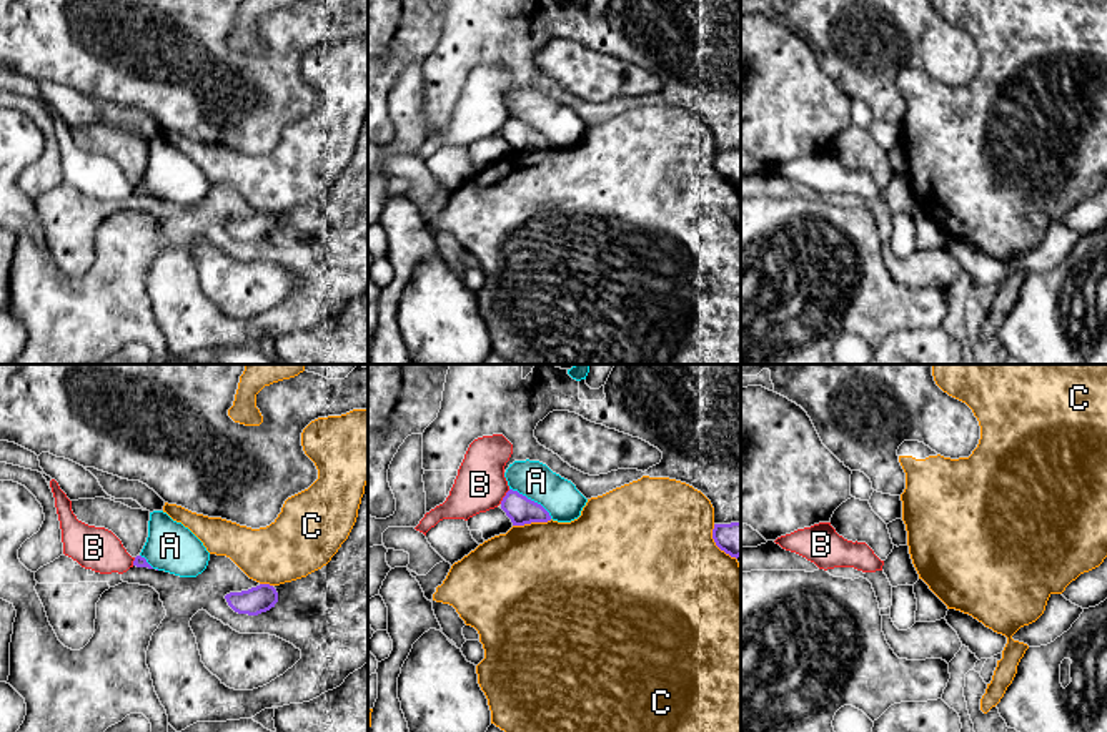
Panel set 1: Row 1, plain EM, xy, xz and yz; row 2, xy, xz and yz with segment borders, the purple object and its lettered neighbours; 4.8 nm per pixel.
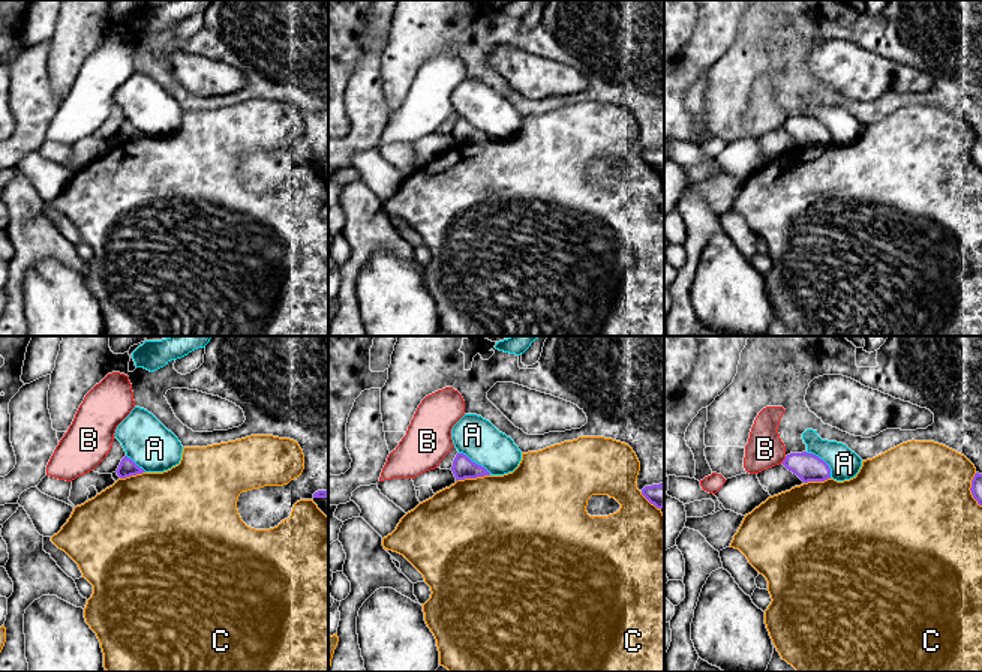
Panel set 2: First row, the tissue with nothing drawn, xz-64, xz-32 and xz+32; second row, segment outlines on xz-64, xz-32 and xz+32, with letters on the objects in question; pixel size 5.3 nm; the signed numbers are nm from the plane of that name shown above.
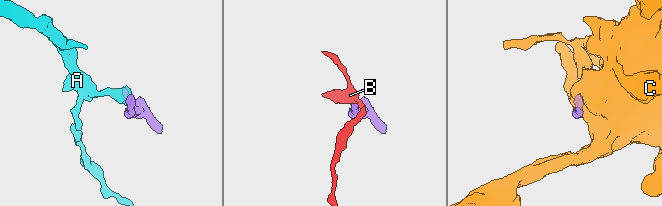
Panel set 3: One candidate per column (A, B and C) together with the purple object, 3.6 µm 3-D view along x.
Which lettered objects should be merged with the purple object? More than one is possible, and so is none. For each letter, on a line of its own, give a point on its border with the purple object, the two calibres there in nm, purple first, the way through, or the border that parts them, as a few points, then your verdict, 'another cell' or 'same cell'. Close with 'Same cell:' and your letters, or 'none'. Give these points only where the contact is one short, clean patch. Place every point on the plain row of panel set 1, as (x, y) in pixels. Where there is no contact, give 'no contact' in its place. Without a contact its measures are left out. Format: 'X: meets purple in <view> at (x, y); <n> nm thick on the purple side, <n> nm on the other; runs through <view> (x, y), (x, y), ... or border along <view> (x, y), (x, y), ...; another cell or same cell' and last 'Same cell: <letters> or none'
A: meets purple in xz at (530, 127); 140 nm thick on the purple side, 180 nm on the other; border along xz (510, 115), (536, 128), (551, 145); another cell
B: meets purple in xz at (505, 123); 140 nm thick on the purple side, 240 nm on the other; border along xz (510, 117), (500, 130); another cell
C: meets purple in xz at (531, 148); 140 nm thick on the purple side, 480 nm on the other; another cell
Same cell: none

